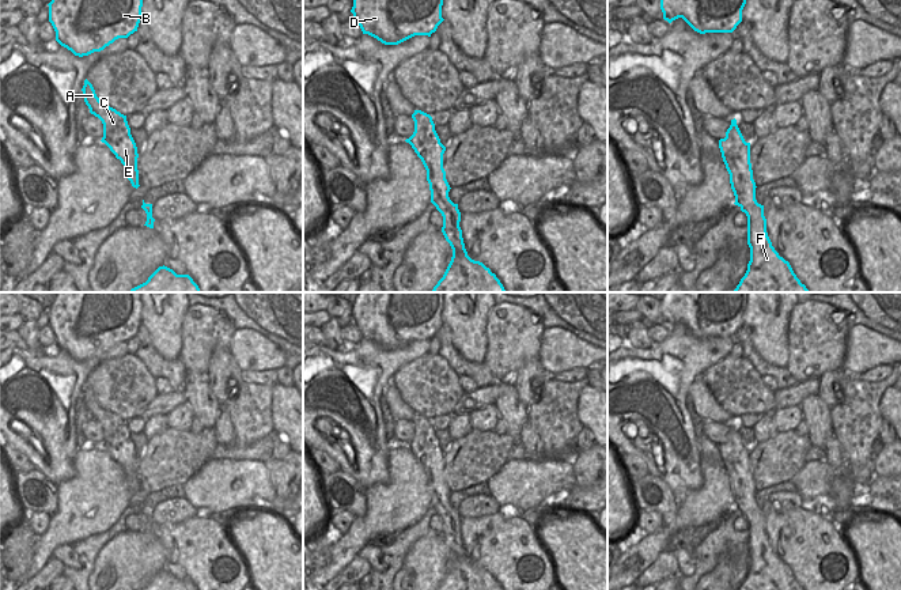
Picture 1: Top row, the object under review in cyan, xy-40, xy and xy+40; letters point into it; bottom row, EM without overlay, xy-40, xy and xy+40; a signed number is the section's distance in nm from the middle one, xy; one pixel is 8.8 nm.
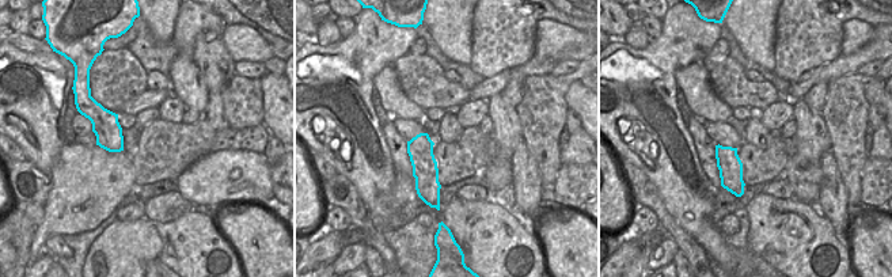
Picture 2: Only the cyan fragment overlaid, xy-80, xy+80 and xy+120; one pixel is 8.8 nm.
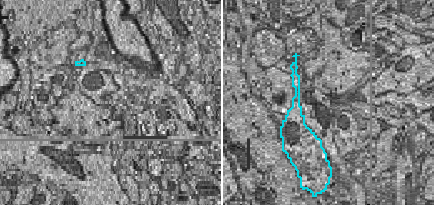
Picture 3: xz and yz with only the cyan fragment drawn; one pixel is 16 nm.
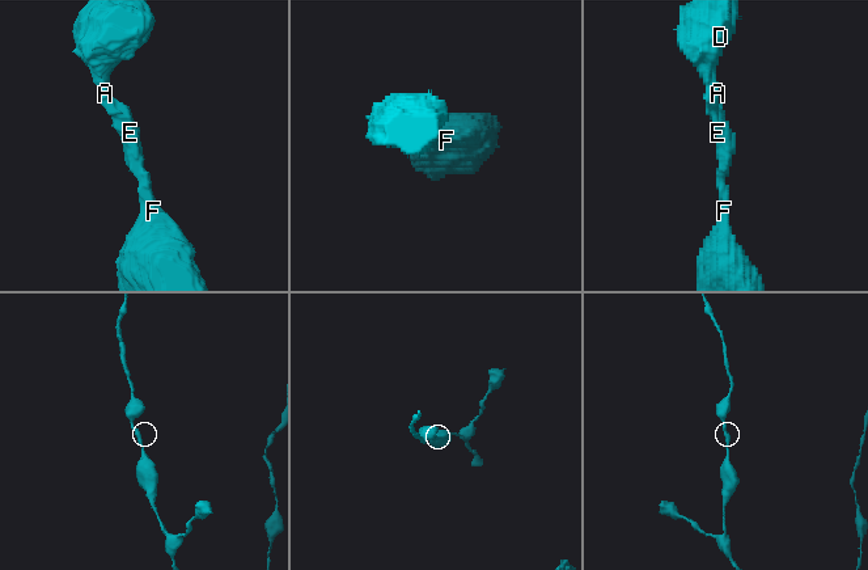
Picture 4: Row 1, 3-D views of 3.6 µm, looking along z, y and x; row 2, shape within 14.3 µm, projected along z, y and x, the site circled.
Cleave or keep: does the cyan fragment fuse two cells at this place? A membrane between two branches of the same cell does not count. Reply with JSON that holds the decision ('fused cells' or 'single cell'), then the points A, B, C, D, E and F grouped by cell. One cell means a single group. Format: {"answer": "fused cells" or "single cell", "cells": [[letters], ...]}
{"answer": "single cell", "cells": [["A", "B", "C", "D", "E", "F"]]}

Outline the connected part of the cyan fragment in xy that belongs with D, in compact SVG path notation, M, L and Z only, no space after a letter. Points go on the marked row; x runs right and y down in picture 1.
M353 0L351 12L363 34L385 45L398 45L414 35L436 31L443 0Z

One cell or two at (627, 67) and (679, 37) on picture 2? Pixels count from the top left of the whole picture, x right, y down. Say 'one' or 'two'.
one

